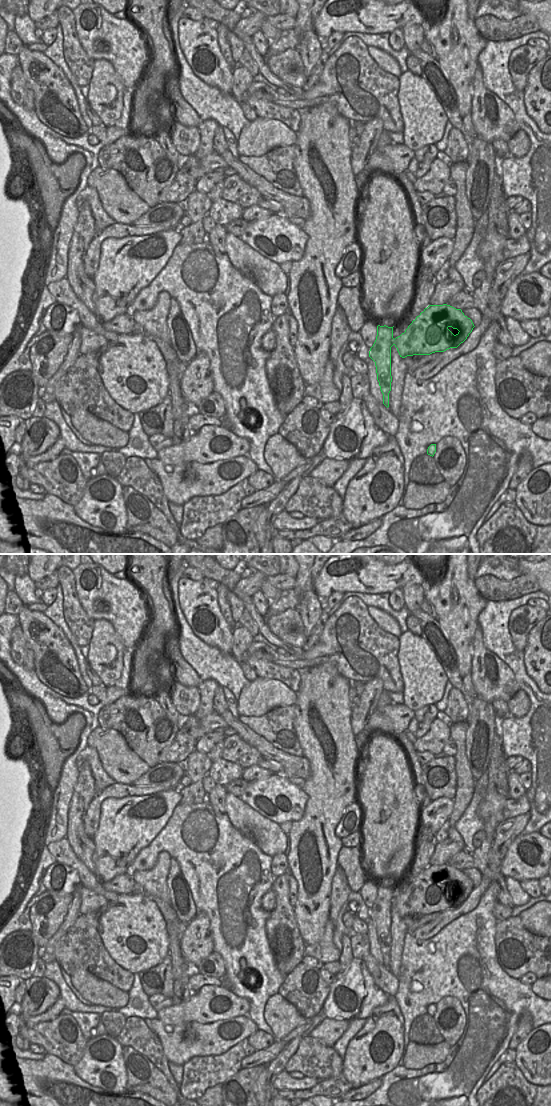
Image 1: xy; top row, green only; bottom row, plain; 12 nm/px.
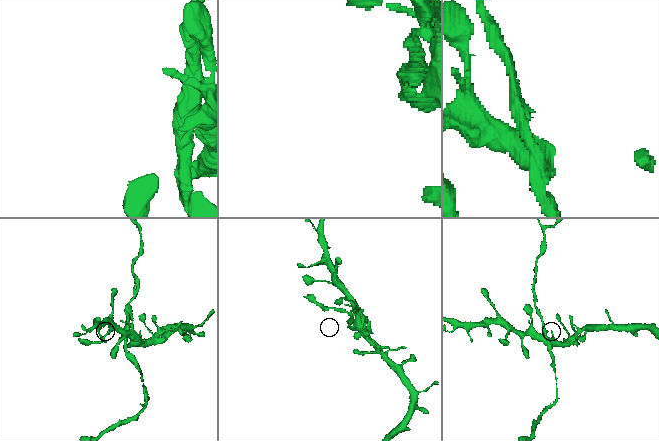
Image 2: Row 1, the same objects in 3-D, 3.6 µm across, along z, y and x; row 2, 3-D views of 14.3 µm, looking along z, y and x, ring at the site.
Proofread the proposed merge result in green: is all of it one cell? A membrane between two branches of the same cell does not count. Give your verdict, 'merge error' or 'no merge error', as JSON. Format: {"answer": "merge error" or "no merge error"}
{"answer": "merge error"}

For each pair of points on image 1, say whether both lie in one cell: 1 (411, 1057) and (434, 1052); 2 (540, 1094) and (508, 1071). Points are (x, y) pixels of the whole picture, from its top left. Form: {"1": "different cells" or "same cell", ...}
{"1": "same cell", "2": "same cell"}

